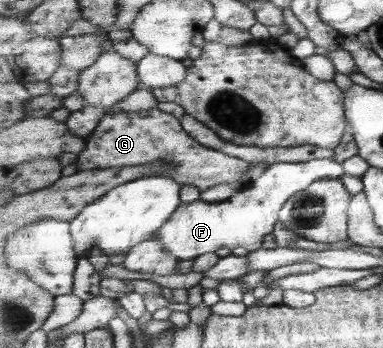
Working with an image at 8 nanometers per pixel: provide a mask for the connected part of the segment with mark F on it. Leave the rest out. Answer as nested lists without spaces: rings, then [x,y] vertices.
[[[335,158],[314,159],[313,161],[301,163],[274,163],[270,168],[249,188],[241,190],[224,202],[198,202],[182,204],[176,215],[156,235],[163,241],[167,251],[175,257],[183,260],[197,259],[206,254],[213,254],[221,248],[238,249],[247,247],[251,251],[265,249],[265,239],[268,235],[275,233],[276,226],[281,222],[280,213],[288,199],[294,195],[308,190],[320,179],[341,178],[346,174],[344,164],[338,163]]]

